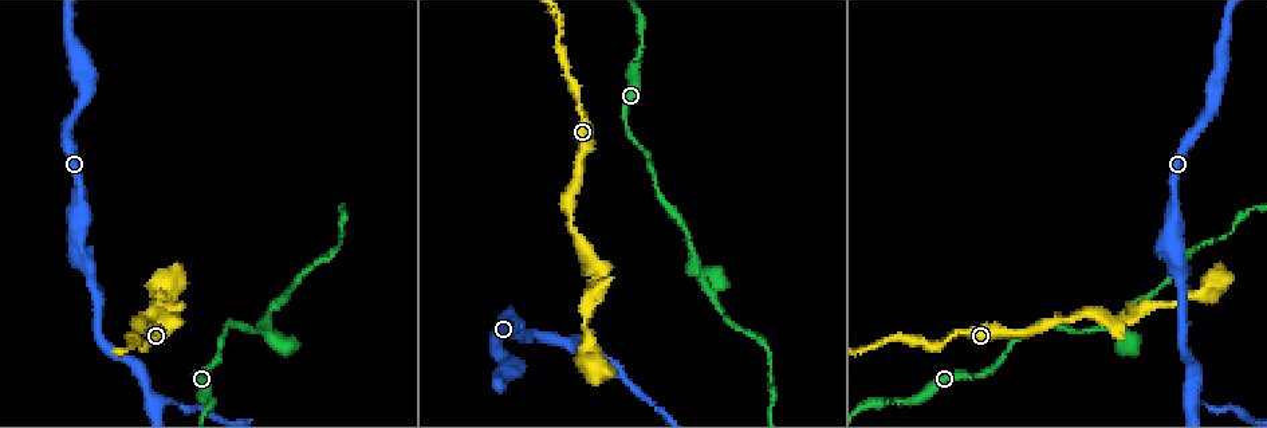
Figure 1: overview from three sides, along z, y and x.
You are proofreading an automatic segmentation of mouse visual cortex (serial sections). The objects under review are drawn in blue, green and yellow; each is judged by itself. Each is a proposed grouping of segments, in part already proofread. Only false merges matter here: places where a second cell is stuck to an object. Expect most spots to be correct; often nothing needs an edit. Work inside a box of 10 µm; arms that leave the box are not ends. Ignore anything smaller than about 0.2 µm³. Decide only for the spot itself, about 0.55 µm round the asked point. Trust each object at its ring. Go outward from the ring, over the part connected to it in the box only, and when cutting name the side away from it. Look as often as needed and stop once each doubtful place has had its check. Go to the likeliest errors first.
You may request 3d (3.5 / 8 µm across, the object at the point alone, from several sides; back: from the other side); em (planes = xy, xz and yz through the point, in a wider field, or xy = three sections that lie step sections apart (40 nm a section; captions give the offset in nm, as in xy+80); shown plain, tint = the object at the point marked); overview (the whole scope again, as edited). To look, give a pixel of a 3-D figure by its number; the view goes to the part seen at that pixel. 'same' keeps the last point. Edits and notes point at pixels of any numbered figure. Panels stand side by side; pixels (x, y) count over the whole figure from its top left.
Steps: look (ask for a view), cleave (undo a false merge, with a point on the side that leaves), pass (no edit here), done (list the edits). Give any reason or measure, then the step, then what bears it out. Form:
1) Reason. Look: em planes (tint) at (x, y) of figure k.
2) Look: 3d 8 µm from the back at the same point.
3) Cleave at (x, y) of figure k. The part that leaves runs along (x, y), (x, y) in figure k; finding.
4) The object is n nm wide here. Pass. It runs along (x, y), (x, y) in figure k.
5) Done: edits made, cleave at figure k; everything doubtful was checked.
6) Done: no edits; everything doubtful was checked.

Narrows sharply. Look: 3d 3.5 µm at (1127, 314) of figure 1.

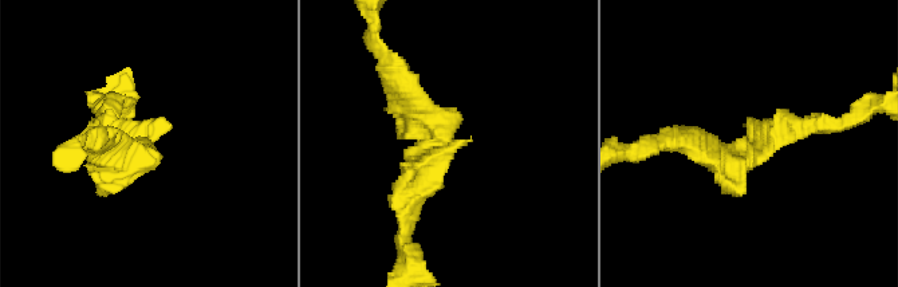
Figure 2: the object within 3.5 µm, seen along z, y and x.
Pass. It runs along (685, 138), (731, 154), (826, 126) in figure 2; one cell here.

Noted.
Look: 3d 3.5 µm at (159, 403) of figure 1.

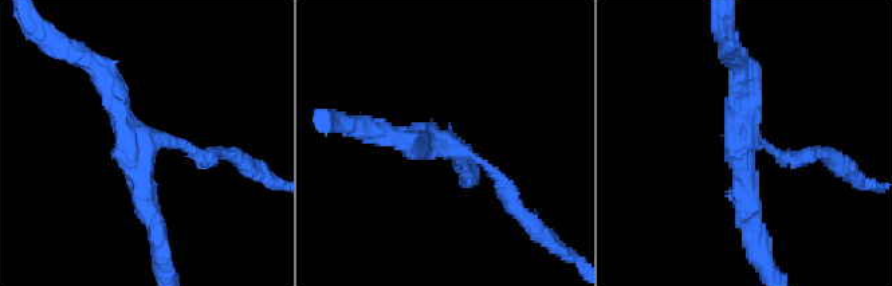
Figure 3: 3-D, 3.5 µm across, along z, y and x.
Now the EM. Look: em planes (tint) at (439, 147) of figure 3.

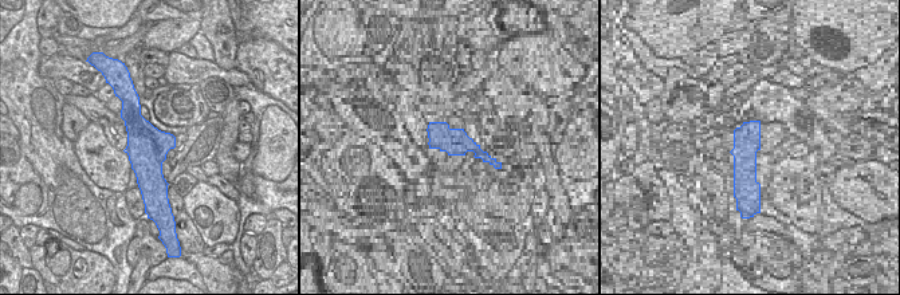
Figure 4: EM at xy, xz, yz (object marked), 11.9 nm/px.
Pass. It runs along (95, 66), (141, 140), (211, 156) in figure 3; one cell here.

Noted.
Thin neck. Look: 3d 8 µm at (1123, 309) of figure 1.

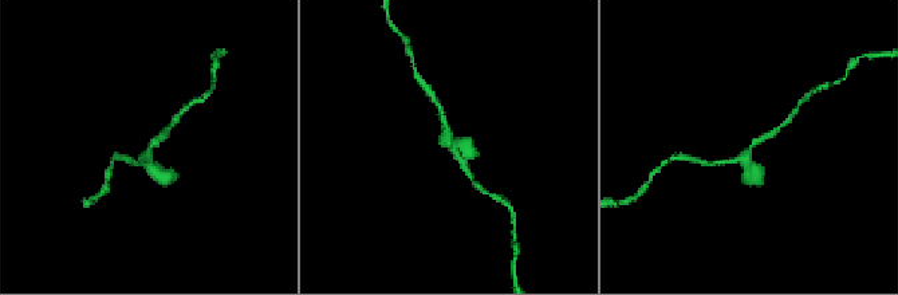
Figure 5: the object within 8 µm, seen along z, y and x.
Look: 3d 3.5 µm at the same point.

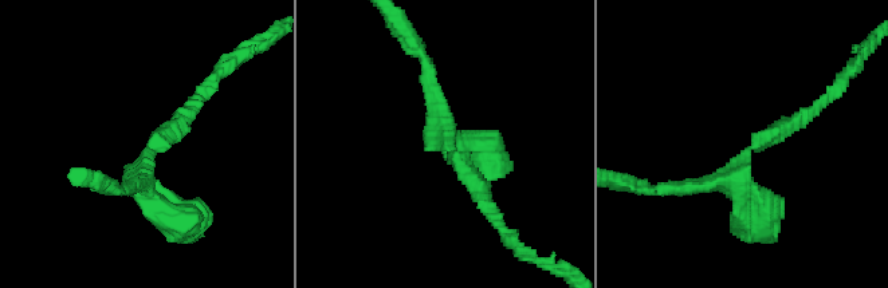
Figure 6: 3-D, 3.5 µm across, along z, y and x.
Look: em planes (tint) at (145, 149) of figure 6.

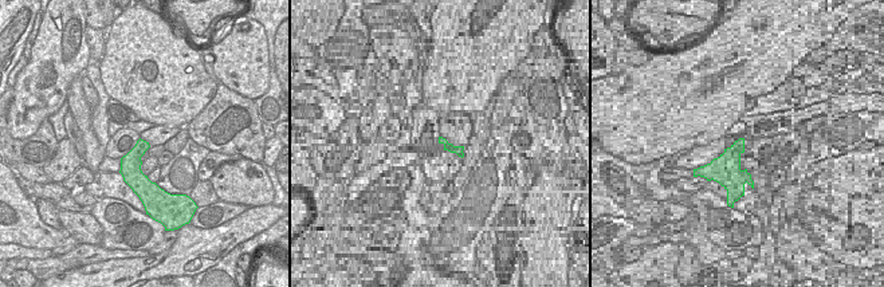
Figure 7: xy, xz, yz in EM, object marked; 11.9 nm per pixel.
The object is 190 nm wide here. Pass. It runs along (683, 186), (731, 177), (749, 149), (810, 111) in figure 6; all the same cell.

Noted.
Done: no edits; everything doubtful was checked.

